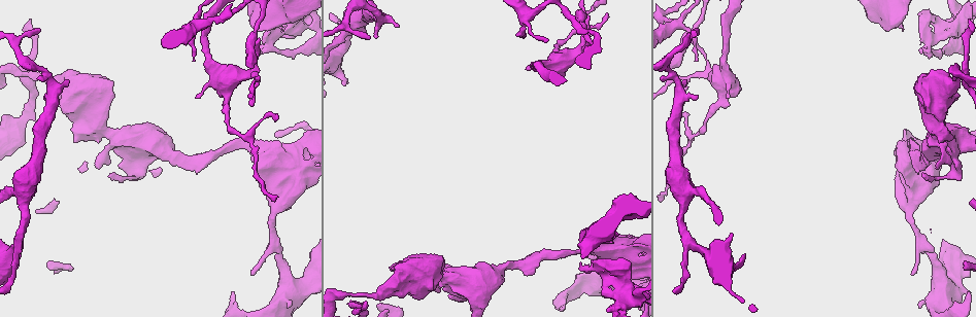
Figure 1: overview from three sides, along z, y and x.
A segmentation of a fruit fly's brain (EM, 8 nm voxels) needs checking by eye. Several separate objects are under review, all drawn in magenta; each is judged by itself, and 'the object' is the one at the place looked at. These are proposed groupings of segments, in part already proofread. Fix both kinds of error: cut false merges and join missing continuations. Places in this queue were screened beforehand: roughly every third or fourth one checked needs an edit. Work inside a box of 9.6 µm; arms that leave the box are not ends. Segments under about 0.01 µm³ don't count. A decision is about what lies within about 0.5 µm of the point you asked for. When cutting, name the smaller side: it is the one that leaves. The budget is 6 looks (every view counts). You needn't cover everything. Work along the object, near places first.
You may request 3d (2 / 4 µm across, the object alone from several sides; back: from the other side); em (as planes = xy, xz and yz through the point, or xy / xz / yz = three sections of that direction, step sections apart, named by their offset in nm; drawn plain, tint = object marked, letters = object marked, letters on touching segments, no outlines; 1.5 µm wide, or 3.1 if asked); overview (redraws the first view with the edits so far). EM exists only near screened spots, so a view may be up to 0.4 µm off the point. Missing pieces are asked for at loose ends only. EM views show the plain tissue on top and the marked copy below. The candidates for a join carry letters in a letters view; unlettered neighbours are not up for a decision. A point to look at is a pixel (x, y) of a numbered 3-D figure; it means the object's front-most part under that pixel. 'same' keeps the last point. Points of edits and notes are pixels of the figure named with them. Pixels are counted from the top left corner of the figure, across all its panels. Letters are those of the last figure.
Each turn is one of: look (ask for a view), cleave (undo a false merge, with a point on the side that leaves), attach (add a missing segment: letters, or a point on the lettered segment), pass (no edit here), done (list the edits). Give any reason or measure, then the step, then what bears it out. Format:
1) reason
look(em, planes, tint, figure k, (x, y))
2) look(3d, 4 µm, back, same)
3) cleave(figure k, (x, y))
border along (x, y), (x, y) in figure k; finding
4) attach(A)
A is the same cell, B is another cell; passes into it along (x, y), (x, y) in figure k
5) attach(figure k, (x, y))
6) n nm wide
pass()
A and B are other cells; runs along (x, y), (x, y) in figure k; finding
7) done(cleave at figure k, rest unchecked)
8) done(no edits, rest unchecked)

look(3d, 4 µm, back, figure 1, (251, 274))

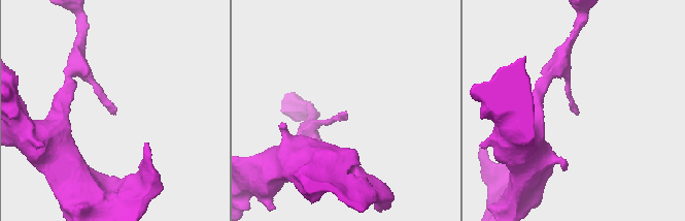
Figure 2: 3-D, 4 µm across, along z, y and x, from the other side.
look(em, xz, step 4, letters, figure 2, (576, 113))

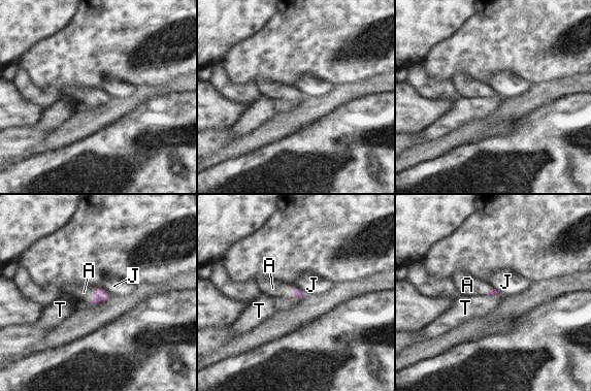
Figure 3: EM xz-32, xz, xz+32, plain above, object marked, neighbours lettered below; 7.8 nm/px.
J touches over 130 nm
attach(figure 3, (272, 288))
A is the same cell, J and T are other cells; passes into it along (295, 293), (290, 291), (272, 288) in figure 3; the neuron continues

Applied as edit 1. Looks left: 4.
tapers out
look(3d, 4 µm, figure 1, (277, 117))

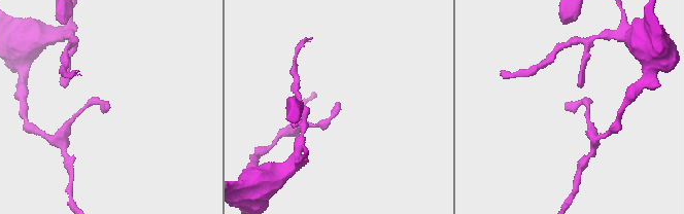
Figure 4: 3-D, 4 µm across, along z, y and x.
need the tissue
look(em, xy, step 4, letters, figure 4, (108, 108))

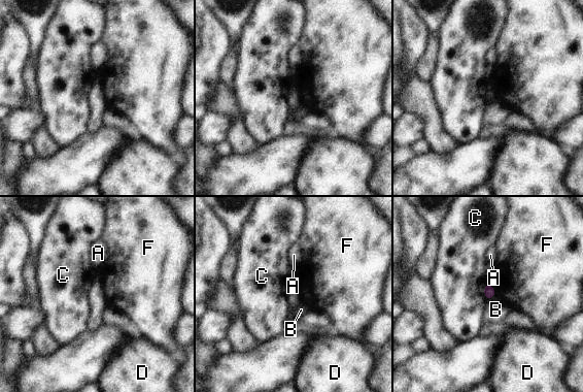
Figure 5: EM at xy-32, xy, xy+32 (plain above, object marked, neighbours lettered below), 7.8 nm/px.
another direction
look(em, planes, letters, same)

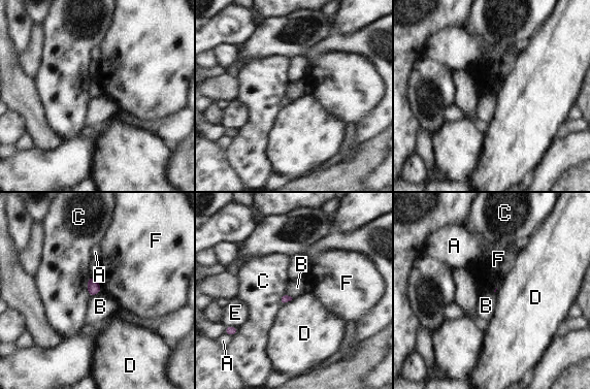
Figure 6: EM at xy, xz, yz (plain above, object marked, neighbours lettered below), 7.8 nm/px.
C touches over 170 nm
pass()
A, B, C, D, E and F are other cells; border along (101, 291), (91, 297) in figure 6; no lettered segment goes on from it

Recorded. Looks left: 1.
done(attach at figure 3, rest unchecked)

